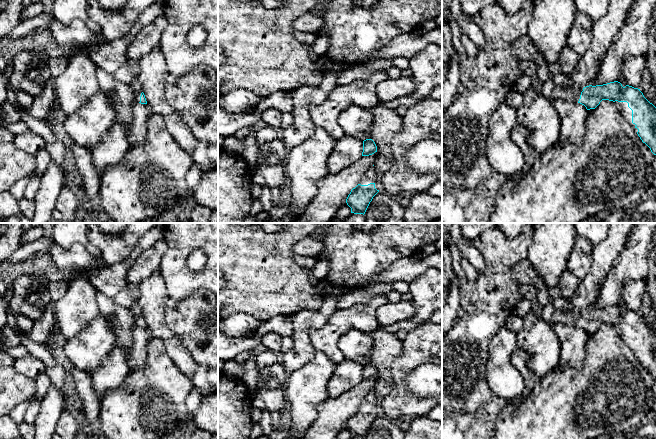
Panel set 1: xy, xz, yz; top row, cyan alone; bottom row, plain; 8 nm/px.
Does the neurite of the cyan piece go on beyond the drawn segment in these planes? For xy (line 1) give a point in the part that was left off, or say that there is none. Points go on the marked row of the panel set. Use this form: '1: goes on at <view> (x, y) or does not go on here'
1: goes on at xy (138, 92)

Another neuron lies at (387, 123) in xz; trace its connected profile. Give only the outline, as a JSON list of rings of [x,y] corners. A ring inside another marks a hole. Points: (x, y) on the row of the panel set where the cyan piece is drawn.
[[[376,105],[369,109],[373,115],[373,122],[370,124],[371,139],[377,146],[377,157],[374,167],[379,177],[396,163],[396,158],[392,151],[393,138],[402,129],[402,116],[396,111]]]

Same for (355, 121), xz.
[[[356,106],[346,109],[338,117],[338,124],[344,135],[361,141],[371,139],[370,124],[372,122],[373,115],[369,110]]]

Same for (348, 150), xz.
[[[344,135],[338,139],[336,145],[328,158],[329,174],[336,174],[351,166],[362,157],[363,141]]]

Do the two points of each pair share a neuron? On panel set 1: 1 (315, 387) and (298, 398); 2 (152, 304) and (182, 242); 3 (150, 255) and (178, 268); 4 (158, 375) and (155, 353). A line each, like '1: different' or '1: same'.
1: same
2: different
3: different
4: same

